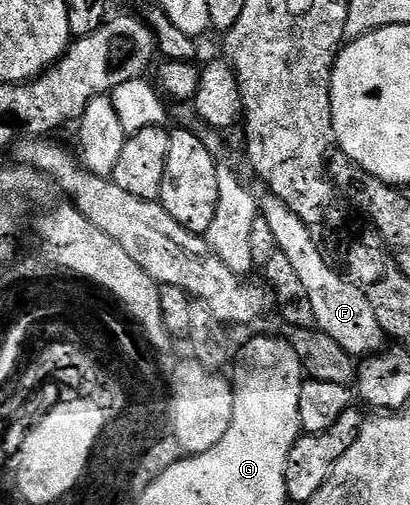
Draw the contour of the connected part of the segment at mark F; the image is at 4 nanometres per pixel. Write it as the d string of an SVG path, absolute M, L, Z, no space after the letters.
M264 198L261 202L261 217L269 224L277 249L285 252L297 276L301 276L305 292L309 292L315 326L333 336L333 340L337 340L337 344L341 344L341 348L353 356L370 356L384 349L385 335L381 324L377 324L377 316L373 316L373 308L367 297L327 261L309 228L305 228L303 221L280 198Z

